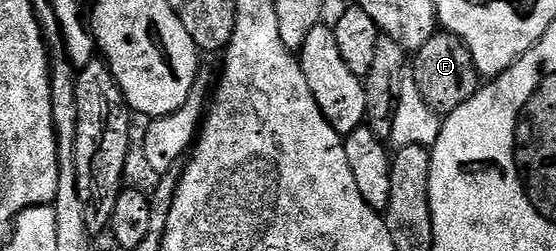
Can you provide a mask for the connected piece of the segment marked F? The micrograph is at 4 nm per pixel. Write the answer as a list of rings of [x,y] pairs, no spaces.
[[[437,32],[425,40],[420,50],[414,51],[413,80],[423,99],[443,116],[461,108],[461,104],[472,98],[481,85],[481,75],[469,48],[457,35],[446,32]]]

